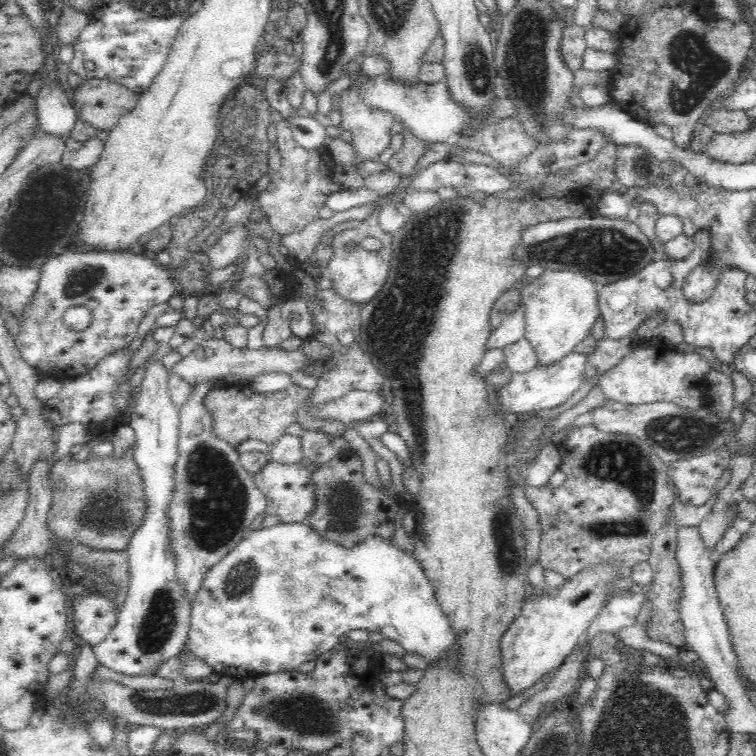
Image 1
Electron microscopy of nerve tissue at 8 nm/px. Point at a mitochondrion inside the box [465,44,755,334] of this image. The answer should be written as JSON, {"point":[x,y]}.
{"point":[604,251]}

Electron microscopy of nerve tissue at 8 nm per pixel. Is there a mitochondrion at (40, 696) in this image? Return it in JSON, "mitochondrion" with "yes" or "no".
{"mitochondrion":"no"}

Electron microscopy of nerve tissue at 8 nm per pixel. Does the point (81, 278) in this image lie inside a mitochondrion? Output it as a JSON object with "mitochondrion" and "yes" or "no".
{"mitochondrion":"yes"}

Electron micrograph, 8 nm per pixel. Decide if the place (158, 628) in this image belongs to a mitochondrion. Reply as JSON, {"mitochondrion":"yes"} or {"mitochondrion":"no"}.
{"mitochondrion":"yes"}

